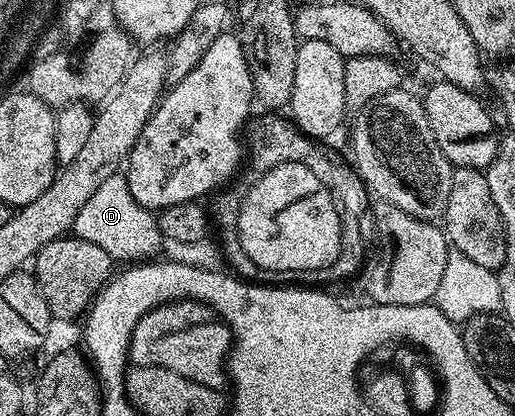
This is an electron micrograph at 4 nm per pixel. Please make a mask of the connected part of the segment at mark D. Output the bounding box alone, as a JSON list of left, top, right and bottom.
[73,172,164,263]

